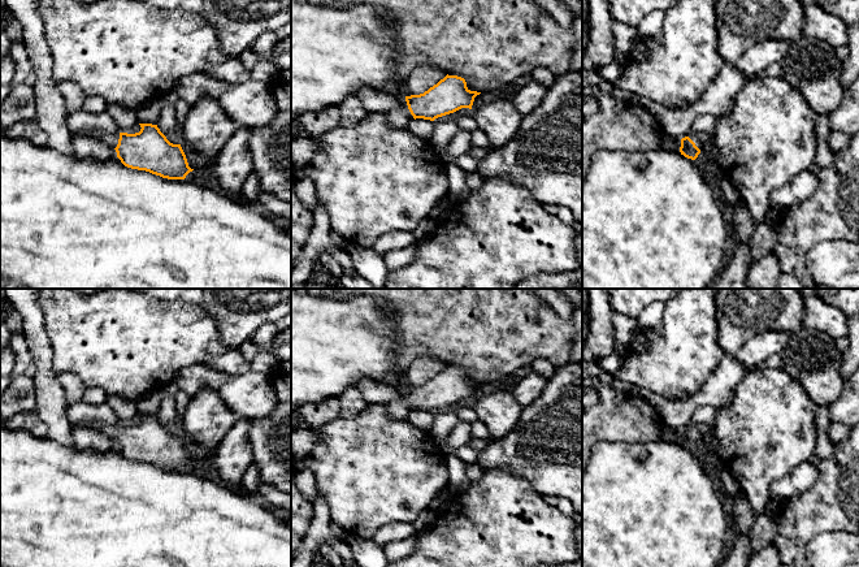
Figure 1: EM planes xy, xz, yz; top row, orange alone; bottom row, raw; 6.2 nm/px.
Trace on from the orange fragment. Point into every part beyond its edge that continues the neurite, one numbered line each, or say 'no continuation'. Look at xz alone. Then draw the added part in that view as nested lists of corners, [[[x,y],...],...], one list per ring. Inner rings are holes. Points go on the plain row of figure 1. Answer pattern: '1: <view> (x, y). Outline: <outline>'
1: xz (399, 408). Outline: [[[405,390],[398,399],[382,406],[394,419],[408,419],[409,414],[415,411],[408,401]]]

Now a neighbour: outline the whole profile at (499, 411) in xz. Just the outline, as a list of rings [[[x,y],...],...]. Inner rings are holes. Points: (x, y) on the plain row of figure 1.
[[[495,390],[472,402],[478,420],[483,423],[490,433],[490,440],[504,437],[511,432],[524,410],[516,401],[512,390]]]

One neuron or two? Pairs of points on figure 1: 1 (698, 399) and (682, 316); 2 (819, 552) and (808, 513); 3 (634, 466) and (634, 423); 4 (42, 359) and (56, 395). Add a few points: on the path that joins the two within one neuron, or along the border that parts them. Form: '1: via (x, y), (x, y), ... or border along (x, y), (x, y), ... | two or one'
1: border along (716, 368), (695, 393), (681, 399), (667, 399) | two
2: border along (845, 531), (818, 533), (808, 542), (805, 553) | two
3: border along (658, 440), (647, 442), (603, 441) | two
4: via (44, 368), (47, 386) | one

